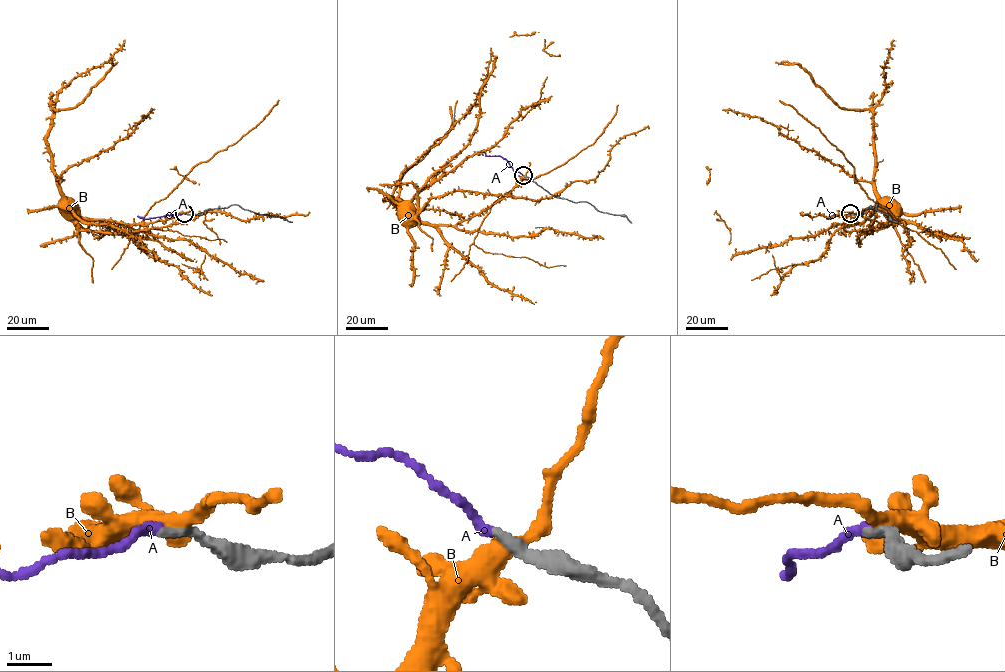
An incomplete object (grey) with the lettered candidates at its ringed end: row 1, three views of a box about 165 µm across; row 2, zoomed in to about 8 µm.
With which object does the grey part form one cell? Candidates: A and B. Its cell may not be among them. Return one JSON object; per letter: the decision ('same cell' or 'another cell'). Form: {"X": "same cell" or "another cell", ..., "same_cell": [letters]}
{"A": "another cell", "B": "another cell", "same_cell": []}

